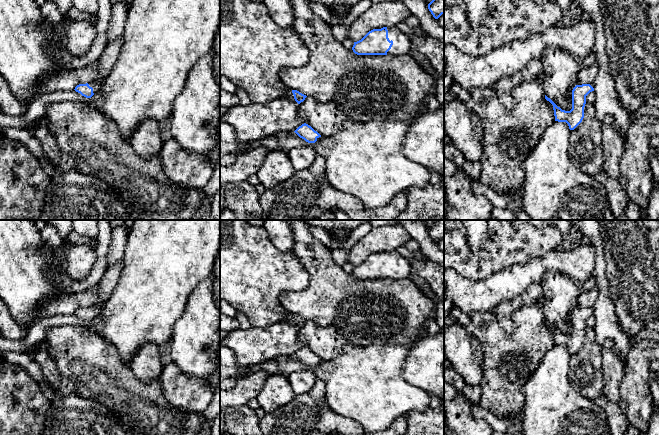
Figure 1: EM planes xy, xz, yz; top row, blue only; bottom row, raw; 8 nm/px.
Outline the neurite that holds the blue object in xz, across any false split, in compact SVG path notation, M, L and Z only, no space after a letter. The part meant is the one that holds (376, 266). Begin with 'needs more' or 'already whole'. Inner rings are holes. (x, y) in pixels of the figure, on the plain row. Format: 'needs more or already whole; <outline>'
needs more; M383 251L369 255L361 264L354 266L352 274L357 279L403 280L414 273L406 258L395 251Z

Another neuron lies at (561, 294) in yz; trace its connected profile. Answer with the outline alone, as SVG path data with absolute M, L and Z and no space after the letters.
M548 271L540 285L543 288L543 314L562 334L570 335L569 323L572 314L579 307L578 299L582 292L573 280L564 274Z

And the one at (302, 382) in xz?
M310 370L292 372L286 377L296 396L309 393L316 380L316 375Z

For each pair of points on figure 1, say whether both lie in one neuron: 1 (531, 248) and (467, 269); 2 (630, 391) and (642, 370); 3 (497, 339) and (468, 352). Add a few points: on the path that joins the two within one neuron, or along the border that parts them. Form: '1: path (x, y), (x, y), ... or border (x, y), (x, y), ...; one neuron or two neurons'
1: path (515, 246), (506, 246), (494, 256), (481, 256); one neuron
2: path (635, 386), (637, 375); one neuron
3: border (465, 328), (477, 339), (481, 351), (482, 370); two neurons

